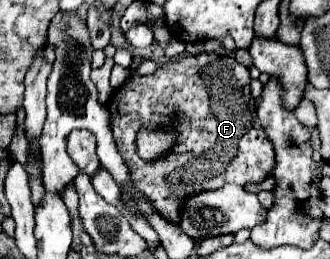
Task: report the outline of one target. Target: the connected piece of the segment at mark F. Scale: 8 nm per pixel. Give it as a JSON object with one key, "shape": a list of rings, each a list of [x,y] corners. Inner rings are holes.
{"shape":[[[203,53],[203,55],[187,55],[177,61],[165,63],[153,75],[135,77],[131,83],[117,89],[113,97],[107,101],[107,109],[111,111],[111,129],[115,143],[119,147],[121,157],[129,165],[133,183],[141,189],[141,193],[145,193],[151,199],[153,207],[171,221],[179,221],[183,197],[207,189],[219,189],[227,183],[235,185],[245,185],[249,181],[261,183],[273,169],[273,145],[255,115],[255,99],[249,89],[249,69],[237,63],[235,57],[231,55]],[[173,109],[177,113],[177,129],[181,131],[175,149],[171,149],[165,155],[165,159],[145,163],[135,153],[135,135],[139,127],[141,125],[155,127],[167,123],[169,113]]]}

